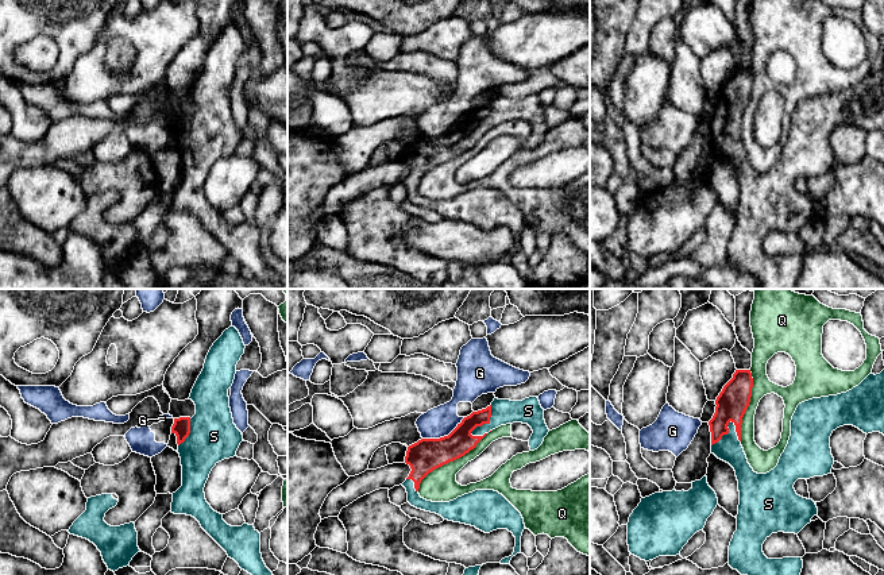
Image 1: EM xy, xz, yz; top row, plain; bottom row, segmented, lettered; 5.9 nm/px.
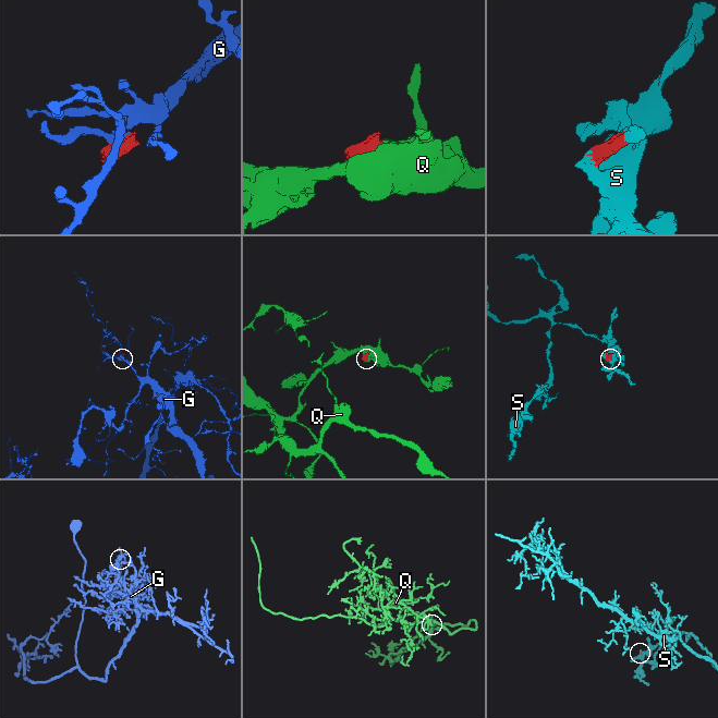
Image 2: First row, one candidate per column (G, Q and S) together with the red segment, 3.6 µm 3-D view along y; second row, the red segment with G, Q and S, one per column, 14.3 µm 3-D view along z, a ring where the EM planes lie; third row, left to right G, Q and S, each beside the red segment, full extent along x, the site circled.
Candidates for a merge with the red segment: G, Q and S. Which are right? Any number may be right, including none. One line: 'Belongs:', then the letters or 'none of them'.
Belongs: S

